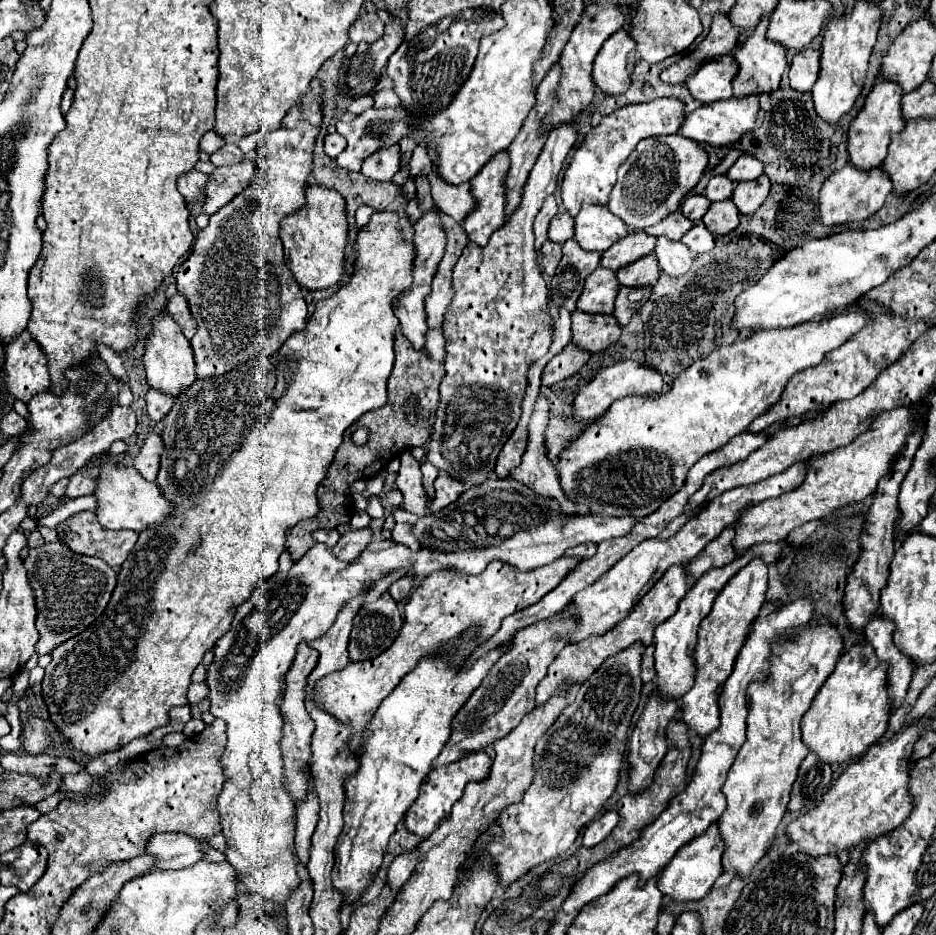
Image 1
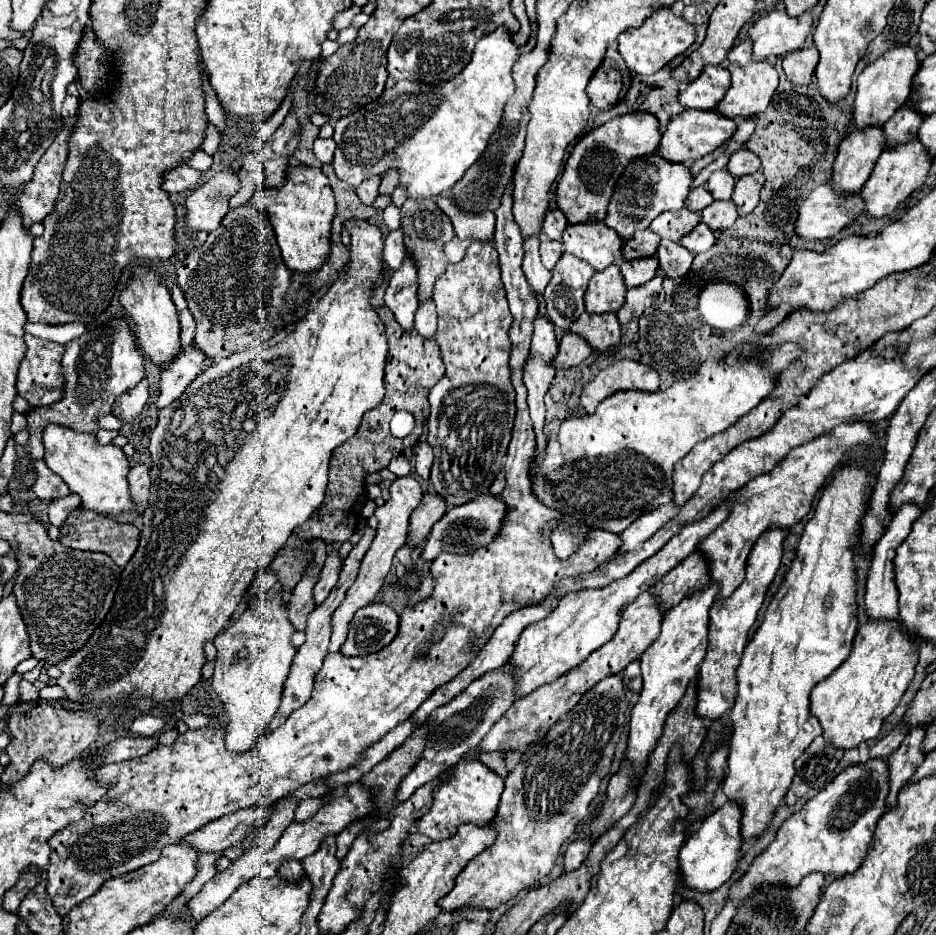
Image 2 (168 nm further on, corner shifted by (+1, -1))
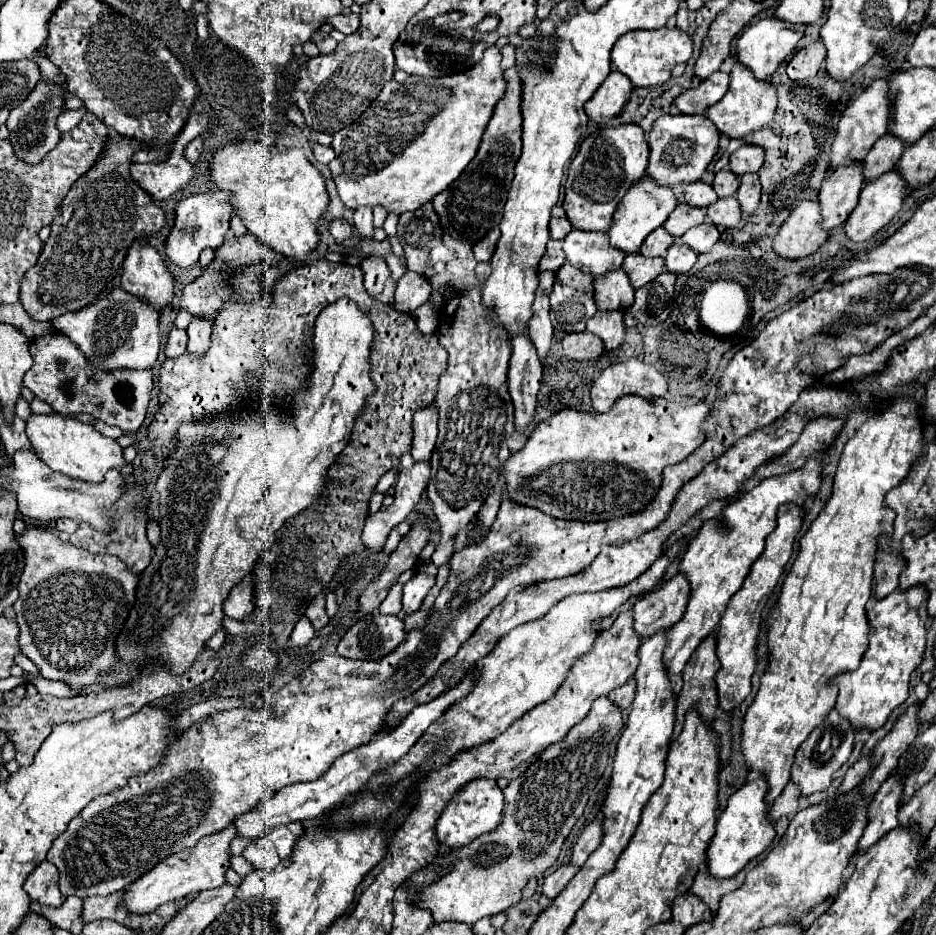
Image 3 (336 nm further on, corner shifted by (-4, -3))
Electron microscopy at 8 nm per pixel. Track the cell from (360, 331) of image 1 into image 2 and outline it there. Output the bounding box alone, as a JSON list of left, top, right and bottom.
[56,220,388,710]

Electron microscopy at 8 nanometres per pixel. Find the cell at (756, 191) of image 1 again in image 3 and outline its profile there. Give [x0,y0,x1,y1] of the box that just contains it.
[735,174,761,216]

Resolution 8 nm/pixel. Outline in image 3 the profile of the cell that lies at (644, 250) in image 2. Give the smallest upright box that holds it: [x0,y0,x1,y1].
[641,228,675,258]

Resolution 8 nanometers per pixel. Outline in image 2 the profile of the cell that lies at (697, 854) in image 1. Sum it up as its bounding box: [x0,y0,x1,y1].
[678,802,742,892]

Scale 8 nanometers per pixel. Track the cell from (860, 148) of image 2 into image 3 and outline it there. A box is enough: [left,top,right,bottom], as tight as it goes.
[819,162,863,232]

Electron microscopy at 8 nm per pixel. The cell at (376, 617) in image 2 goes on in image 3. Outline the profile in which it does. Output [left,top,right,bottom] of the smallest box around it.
[337,612,405,660]

